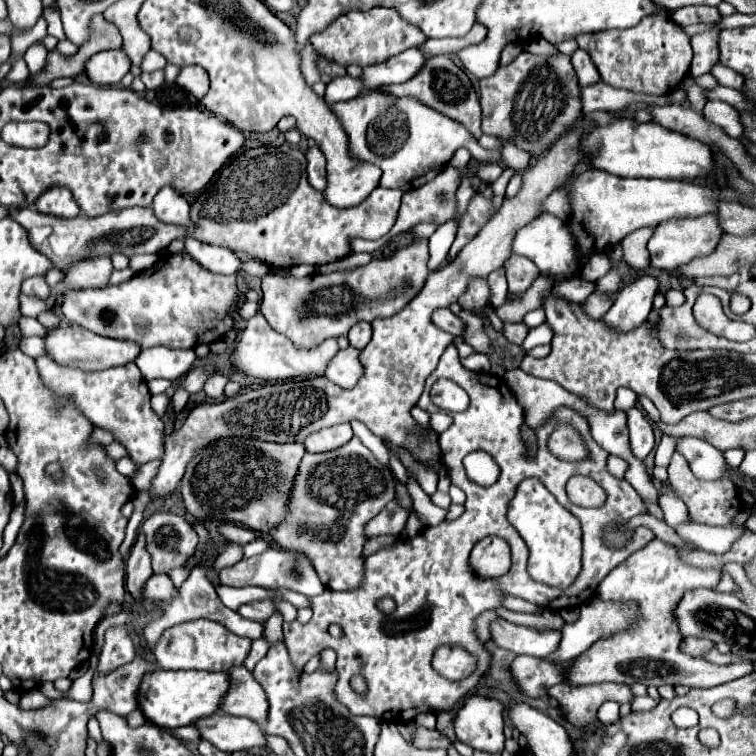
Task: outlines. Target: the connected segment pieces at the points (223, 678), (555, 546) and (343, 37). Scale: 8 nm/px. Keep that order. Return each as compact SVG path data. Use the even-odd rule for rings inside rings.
M157 668L143 676L139 692L137 692L137 702L139 702L139 710L143 712L147 722L171 730L177 726L189 726L193 720L215 712L221 704L227 684L229 684L229 676L225 672Z
M527 478L519 484L509 504L507 518L529 546L527 570L531 578L555 588L571 586L581 572L581 526L569 510L555 502L553 494L549 494L539 478Z
M373 8L369 12L347 12L337 20L333 20L325 30L315 32L309 40L319 54L343 66L349 66L349 64L367 66L375 62L385 62L385 58L391 58L393 54L399 54L411 46L419 46L427 38L421 34L421 30L417 30L415 26L409 26L403 18L399 18L395 10Z

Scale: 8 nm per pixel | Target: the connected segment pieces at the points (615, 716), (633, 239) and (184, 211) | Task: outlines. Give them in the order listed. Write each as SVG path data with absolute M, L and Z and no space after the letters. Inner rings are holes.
M607 701L603 703L597 712L598 720L603 724L616 722L620 717L619 708L620 705L614 701Z
M639 228L621 242L623 260L635 272L645 274L651 268L651 258L649 258L649 250L647 250L647 240L651 238L651 234L653 234L653 228Z
M161 188L153 198L153 212L165 224L189 226L189 202L173 188Z

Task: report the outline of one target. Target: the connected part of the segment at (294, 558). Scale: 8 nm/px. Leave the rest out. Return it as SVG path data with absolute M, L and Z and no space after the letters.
M269 548L267 552L259 556L241 560L231 568L223 568L219 572L219 582L225 586L235 586L235 588L241 588L241 586L263 586L269 590L287 588L305 596L317 596L325 590L325 586L317 578L317 572L313 570L313 566L309 566L307 558L301 558L299 554L289 554L287 550L281 550L281 548Z

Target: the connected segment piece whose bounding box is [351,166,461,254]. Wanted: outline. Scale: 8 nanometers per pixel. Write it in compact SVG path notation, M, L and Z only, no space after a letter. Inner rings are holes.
M445 166L443 172L439 172L433 180L429 180L425 186L417 188L417 190L411 190L411 192L405 192L403 196L403 202L401 202L401 208L399 208L399 214L397 214L397 220L393 224L393 228L379 240L353 240L351 242L351 252L377 252L381 250L393 236L401 234L401 232L407 232L411 230L413 226L421 224L421 222L437 222L437 224L443 224L447 220L451 220L455 216L455 190L461 182L461 172L453 166Z

